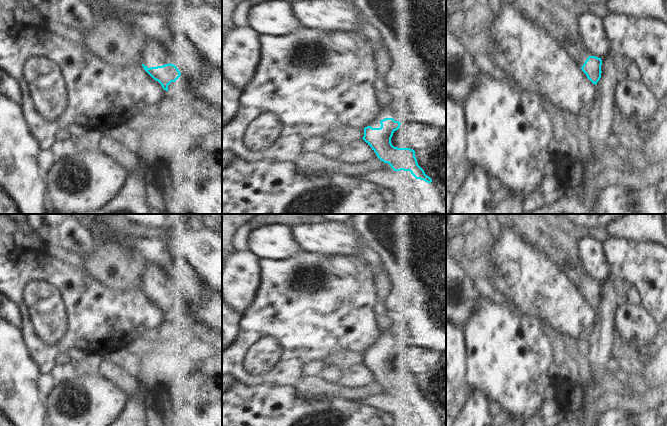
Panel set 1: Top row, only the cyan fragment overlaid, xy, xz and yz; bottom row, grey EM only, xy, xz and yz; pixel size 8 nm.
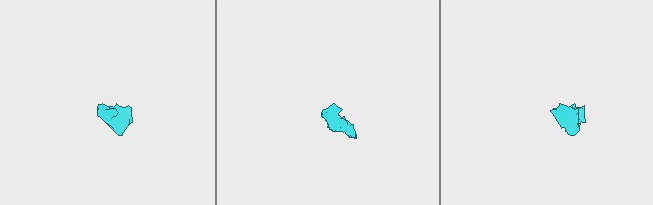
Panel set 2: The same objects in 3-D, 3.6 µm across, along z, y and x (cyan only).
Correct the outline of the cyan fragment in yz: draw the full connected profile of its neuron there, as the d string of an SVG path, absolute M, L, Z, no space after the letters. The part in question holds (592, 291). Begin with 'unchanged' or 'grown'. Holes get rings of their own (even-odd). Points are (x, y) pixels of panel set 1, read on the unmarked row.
grown; M571 265L567 267L565 273L575 286L581 291L582 295L586 298L587 302L593 307L601 302L601 289L602 284L596 280L589 280L588 275L581 265Z

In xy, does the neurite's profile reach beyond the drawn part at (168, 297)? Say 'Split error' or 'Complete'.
Split error.

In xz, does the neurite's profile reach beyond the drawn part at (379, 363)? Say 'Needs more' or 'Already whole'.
Needs more.

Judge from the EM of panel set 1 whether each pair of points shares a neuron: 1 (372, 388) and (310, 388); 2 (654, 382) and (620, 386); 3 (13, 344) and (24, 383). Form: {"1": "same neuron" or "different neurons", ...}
{"1": "same neuron", "2": "same neuron", "3": "same neuron"}

